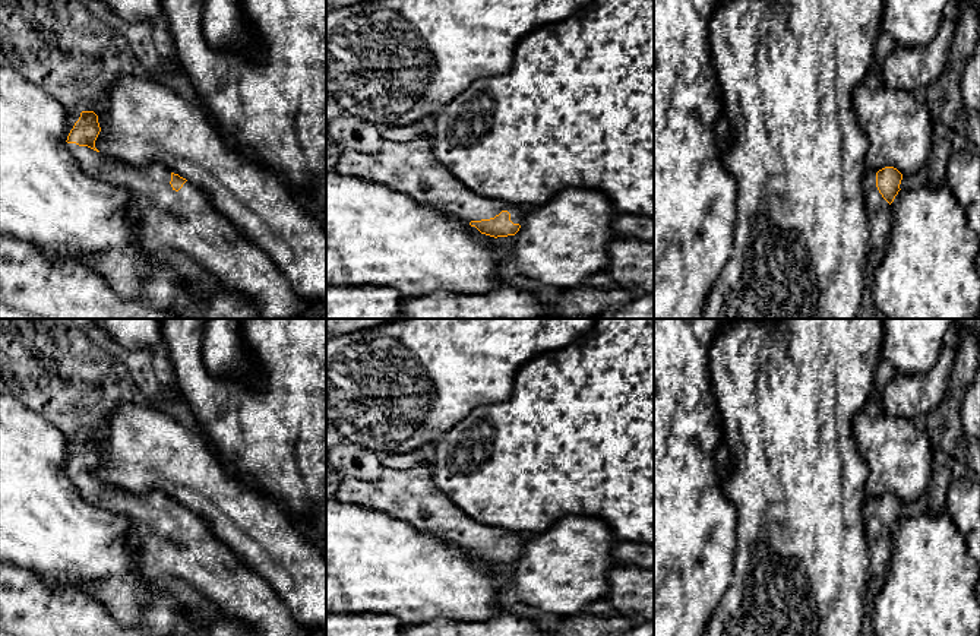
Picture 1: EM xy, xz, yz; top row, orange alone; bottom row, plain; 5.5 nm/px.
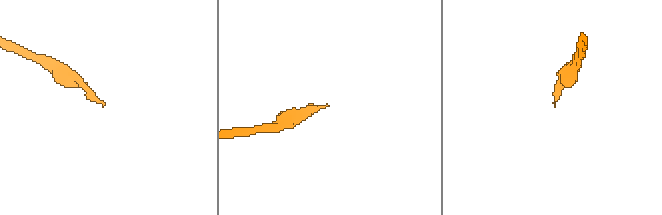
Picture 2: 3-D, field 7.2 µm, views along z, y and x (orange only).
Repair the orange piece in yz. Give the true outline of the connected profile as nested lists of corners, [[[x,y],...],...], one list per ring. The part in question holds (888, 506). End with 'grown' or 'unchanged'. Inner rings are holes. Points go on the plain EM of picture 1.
[[[885,494],[879,499],[866,497],[864,500],[863,518],[870,576],[881,576],[888,572],[892,556],[891,531],[901,518],[901,507],[902,501],[894,494]]]; grown

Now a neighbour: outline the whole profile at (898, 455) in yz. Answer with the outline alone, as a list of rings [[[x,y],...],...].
[[[864,409],[854,417],[853,434],[862,458],[867,465],[866,497],[897,496],[902,504],[929,493],[933,477],[933,456],[924,430],[914,420],[882,412],[870,417]]]

